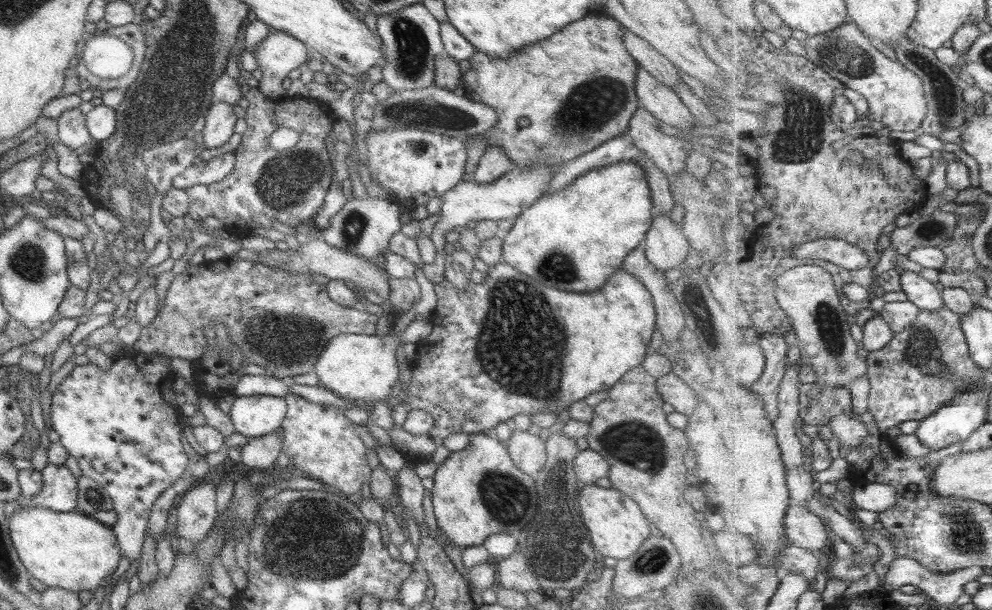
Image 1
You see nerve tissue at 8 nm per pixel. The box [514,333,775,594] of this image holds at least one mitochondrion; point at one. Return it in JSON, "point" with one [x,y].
{"point":[559,552]}

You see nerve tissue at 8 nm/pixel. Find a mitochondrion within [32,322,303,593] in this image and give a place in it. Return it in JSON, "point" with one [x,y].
{"point":[94,498]}

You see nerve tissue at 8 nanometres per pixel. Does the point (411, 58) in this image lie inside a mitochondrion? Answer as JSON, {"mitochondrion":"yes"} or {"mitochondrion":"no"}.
{"mitochondrion":"yes"}

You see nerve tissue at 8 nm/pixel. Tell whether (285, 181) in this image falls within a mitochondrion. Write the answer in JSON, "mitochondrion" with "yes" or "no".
{"mitochondrion":"yes"}

